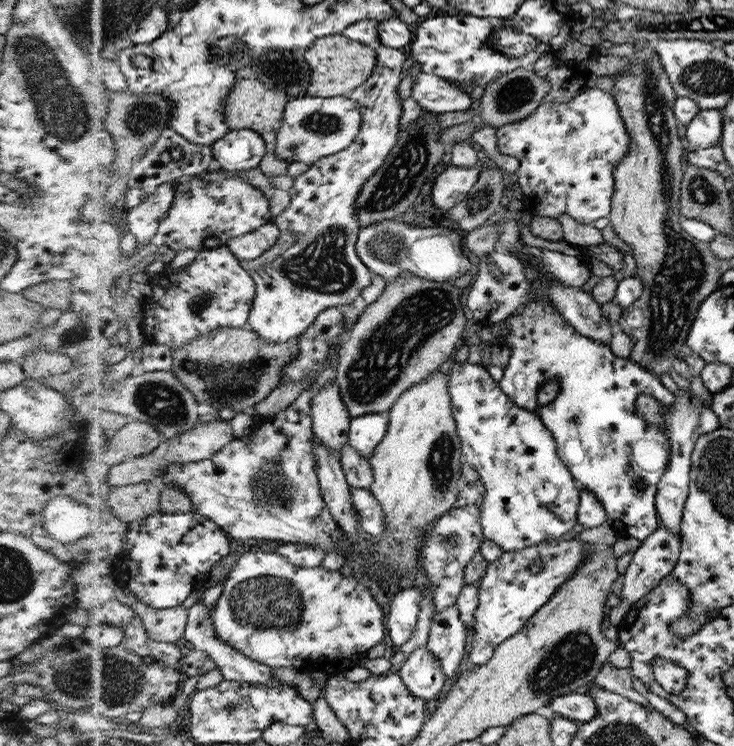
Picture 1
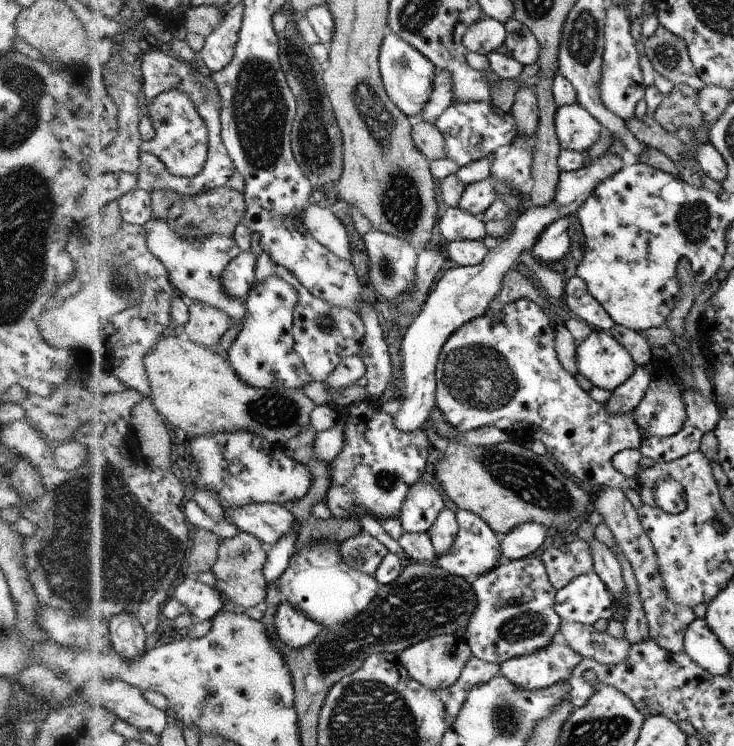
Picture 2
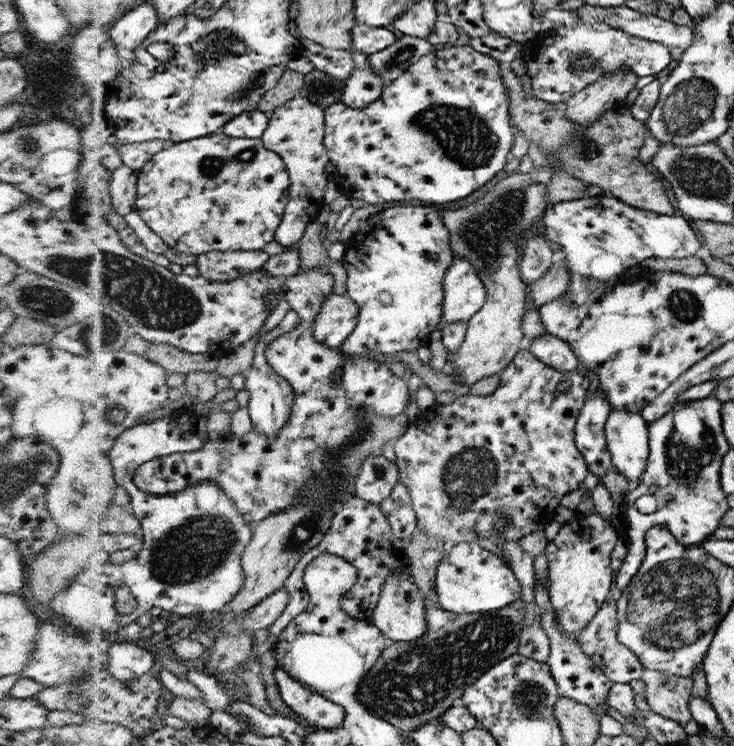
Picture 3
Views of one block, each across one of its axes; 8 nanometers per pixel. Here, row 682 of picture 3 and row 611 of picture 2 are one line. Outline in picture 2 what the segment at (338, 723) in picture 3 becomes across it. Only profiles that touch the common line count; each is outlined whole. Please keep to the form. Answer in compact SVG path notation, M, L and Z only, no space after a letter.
M284 601L277 614L276 630L280 639L291 647L301 649L315 642L327 626L311 619L290 601Z

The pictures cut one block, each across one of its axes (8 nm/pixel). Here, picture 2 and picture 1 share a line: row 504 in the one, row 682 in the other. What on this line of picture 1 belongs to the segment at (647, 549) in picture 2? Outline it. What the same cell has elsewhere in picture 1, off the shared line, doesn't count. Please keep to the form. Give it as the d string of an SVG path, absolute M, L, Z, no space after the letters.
M605 662L600 669L598 675L596 675L596 685L603 689L608 689L612 692L620 693L622 696L628 697L637 703L640 703L643 707L654 709L648 703L646 696L638 693L632 687L632 676L630 668L620 668L612 666L610 663Z

